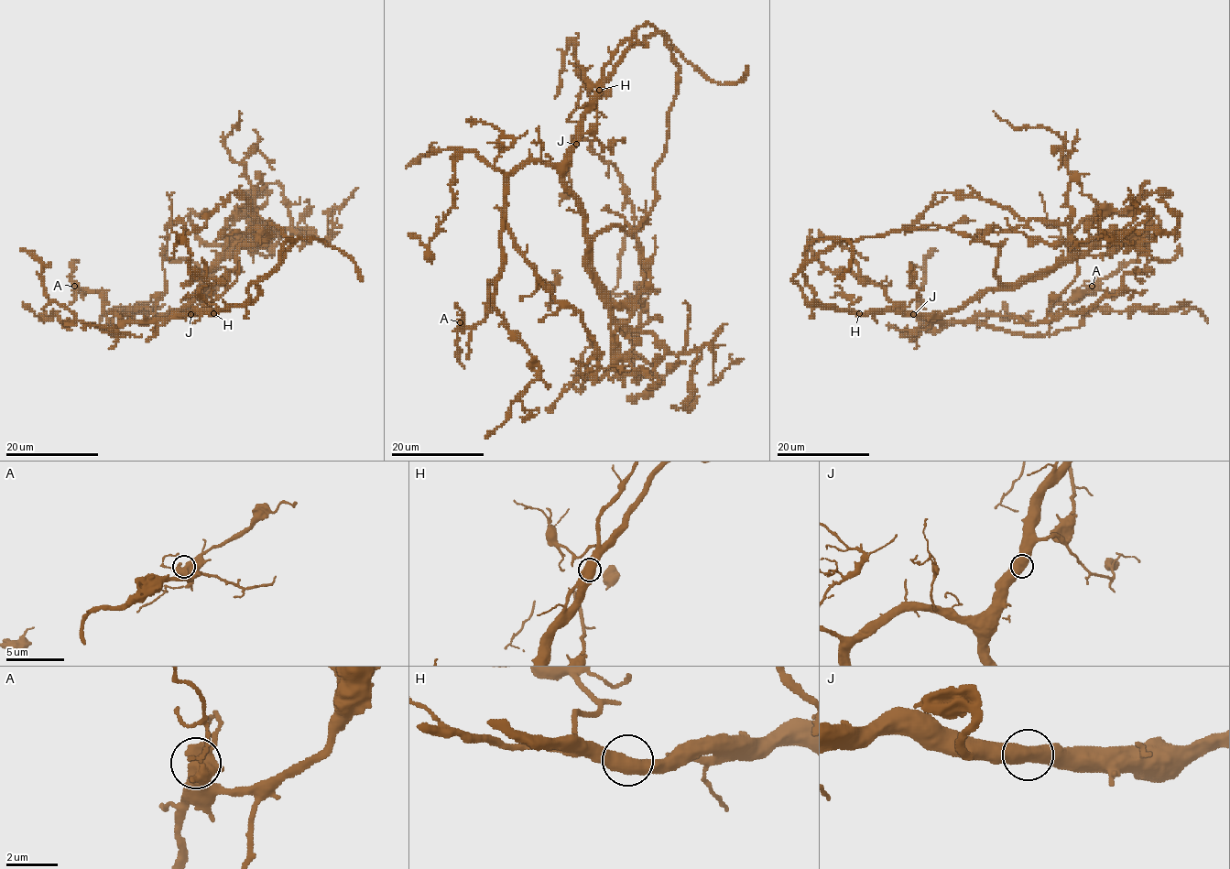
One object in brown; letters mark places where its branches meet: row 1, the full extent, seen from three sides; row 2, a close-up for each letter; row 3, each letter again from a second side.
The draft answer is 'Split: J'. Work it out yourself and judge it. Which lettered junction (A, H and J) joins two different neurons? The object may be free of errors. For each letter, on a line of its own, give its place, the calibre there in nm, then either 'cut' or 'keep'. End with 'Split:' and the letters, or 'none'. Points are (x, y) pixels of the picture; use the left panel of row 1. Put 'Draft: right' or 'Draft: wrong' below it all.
A: at (74, 286); 600 nm thick; keep
H: at (213, 313); 650 nm thick; keep
J: at (190, 314); 600 nm thick; keep
Split: none
Draft: wrong

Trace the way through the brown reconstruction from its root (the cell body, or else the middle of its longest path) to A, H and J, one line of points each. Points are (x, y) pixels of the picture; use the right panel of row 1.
A: (976, 298), (931, 321), (980, 322), (1012, 332), (1044, 335), (1050, 329), (1052, 307), (1096, 288), (1092, 286)
H: (976, 298), (942, 313), (893, 310), (859, 313)
J: (976, 298), (950, 311), (913, 314)

